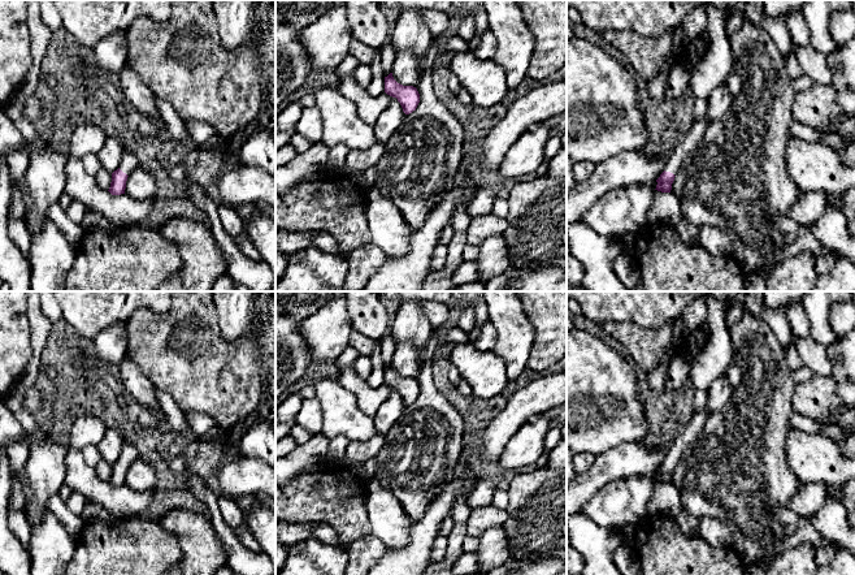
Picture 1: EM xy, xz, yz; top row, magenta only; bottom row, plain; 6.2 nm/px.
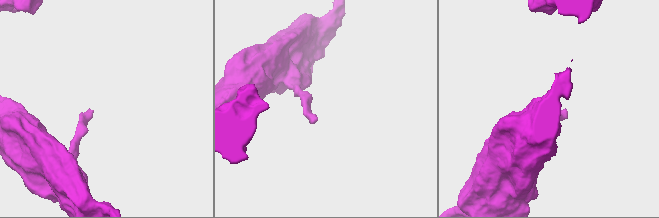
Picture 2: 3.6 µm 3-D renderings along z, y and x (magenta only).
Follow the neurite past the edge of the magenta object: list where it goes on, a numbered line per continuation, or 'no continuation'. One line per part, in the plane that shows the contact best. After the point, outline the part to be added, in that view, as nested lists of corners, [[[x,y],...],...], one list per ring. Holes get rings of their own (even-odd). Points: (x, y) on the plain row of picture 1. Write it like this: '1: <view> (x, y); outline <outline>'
1: yz (693, 429); outline [[[696,410],[683,428],[682,433],[673,441],[668,454],[665,457],[665,463],[670,463],[674,467],[678,464],[682,453],[699,437],[706,424],[708,414],[703,410]]]

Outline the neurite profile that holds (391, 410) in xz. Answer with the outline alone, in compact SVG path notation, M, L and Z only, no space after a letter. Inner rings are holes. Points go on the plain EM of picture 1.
M434 328L424 350L424 366L416 379L420 385L417 399L405 406L398 390L391 388L389 399L373 418L377 433L386 437L386 444L374 457L377 471L373 477L396 497L412 522L422 518L428 506L455 477L463 453L465 423L452 402L437 390L431 379L431 363L438 346Z

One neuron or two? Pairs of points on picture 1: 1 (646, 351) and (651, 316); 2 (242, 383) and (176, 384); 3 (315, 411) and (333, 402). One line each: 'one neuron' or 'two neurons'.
1: two neurons
2: one neuron
3: two neurons

